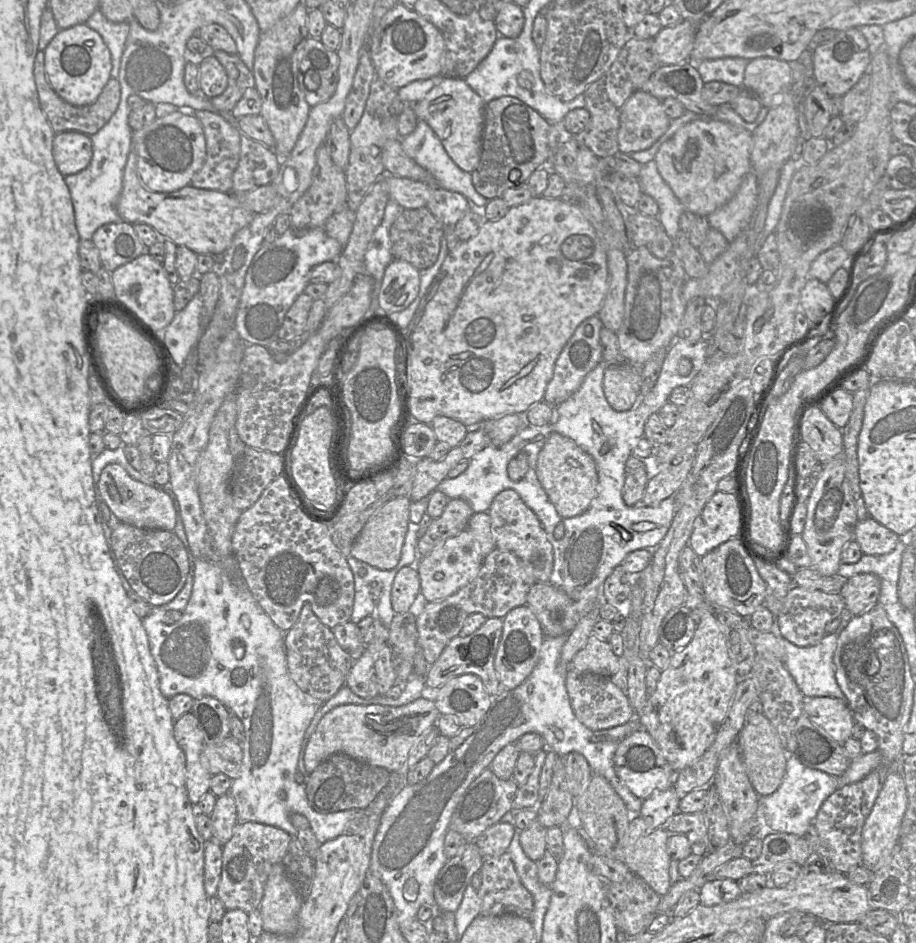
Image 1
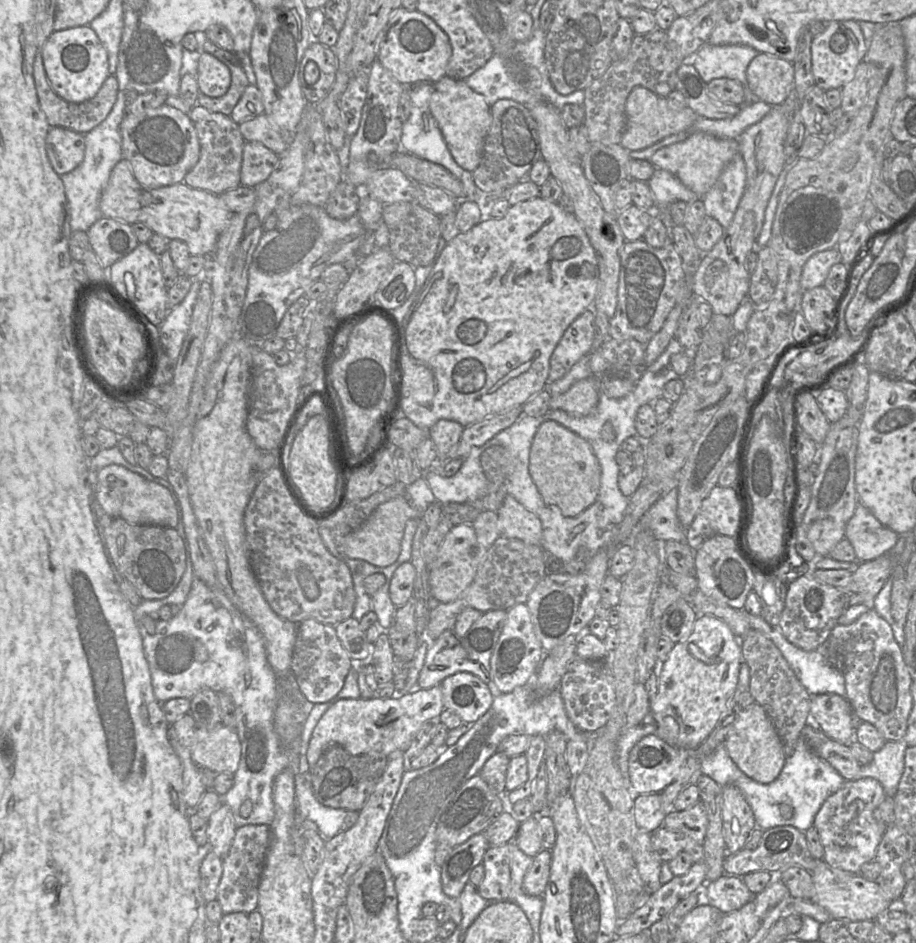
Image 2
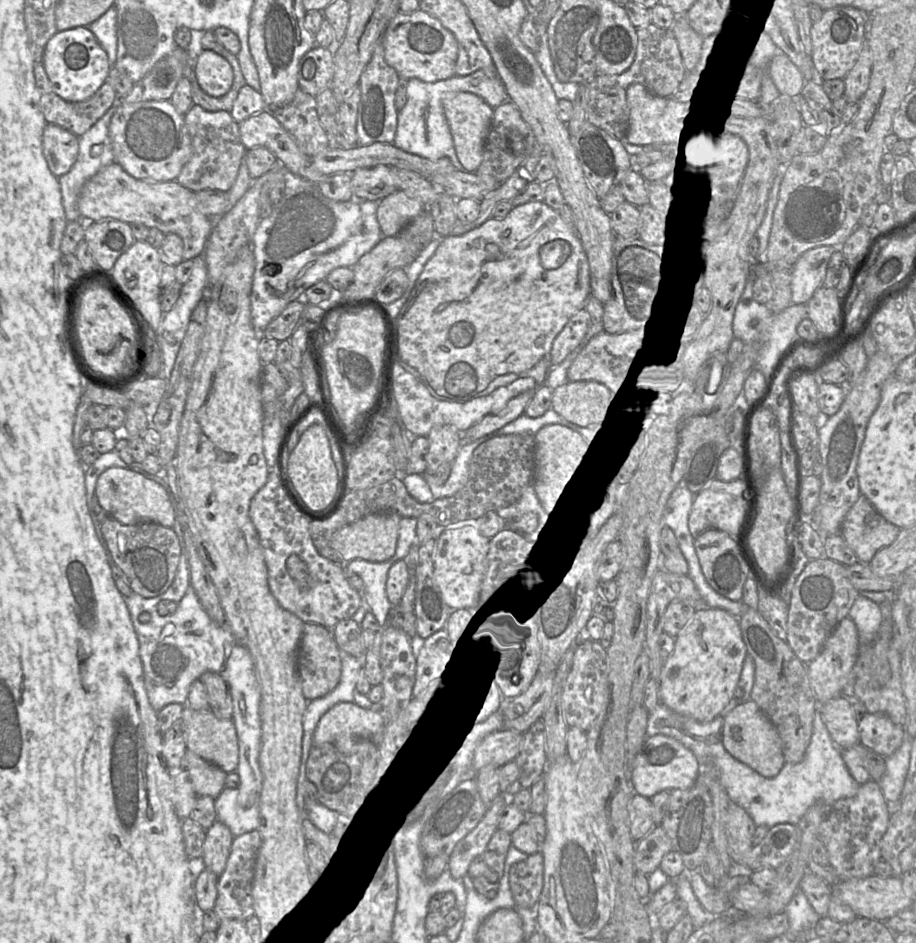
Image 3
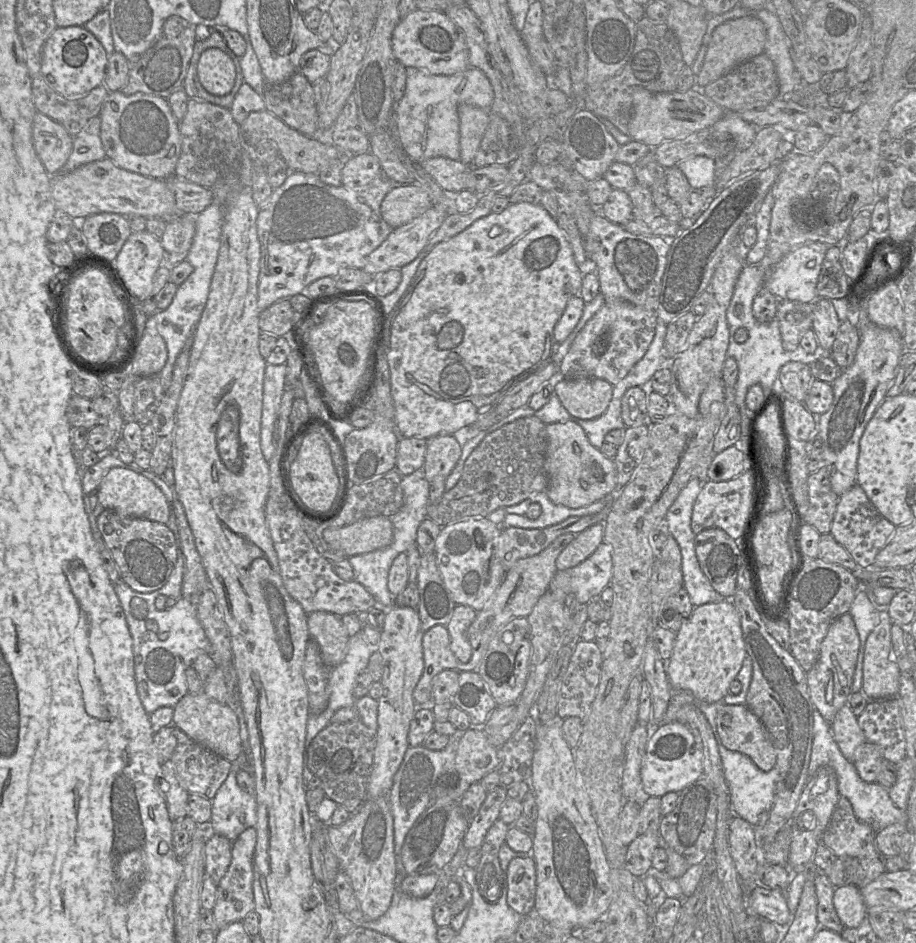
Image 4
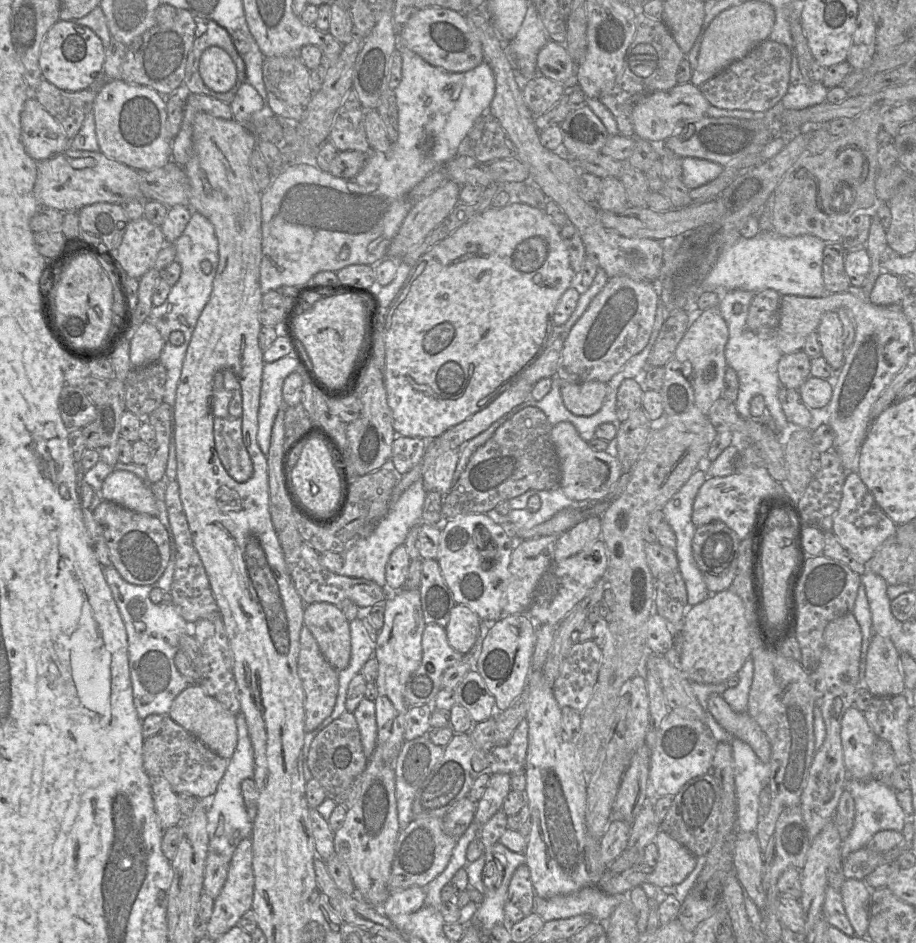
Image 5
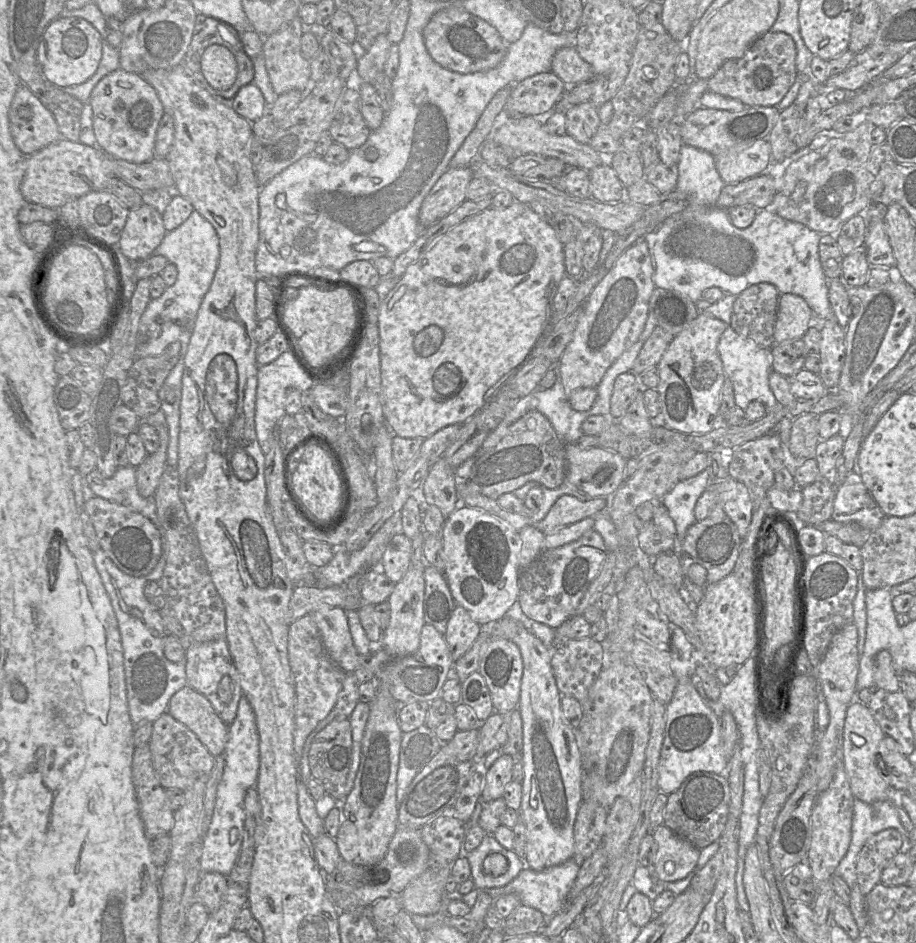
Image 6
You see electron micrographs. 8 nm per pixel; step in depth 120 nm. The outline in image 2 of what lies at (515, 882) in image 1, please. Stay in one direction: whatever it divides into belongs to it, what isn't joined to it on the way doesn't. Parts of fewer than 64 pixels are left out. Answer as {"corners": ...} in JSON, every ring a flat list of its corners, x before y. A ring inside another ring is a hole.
{"corners":[[509,843,490,846,482,861,485,876,477,890,484,899,492,903,510,901,511,869]]}

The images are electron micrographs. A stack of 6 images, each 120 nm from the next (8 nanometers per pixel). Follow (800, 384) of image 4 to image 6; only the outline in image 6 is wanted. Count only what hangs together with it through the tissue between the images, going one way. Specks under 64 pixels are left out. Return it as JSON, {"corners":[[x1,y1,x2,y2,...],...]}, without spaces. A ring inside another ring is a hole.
{"corners":[[802,338,775,343,771,348,772,370,791,377,804,368,807,349]]}

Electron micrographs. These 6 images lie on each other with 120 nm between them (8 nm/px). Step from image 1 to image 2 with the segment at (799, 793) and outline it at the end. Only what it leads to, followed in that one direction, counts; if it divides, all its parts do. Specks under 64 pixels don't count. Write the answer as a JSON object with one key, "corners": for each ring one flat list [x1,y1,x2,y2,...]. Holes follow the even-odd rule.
{"corners":[[801,736,793,755,787,757,780,775,769,784,761,784,745,775,729,756,725,744,720,745,702,760,701,772,716,781,722,788,727,785,736,786,749,803,757,827,764,831,776,826,789,825,806,832,813,827,815,817,825,800,845,783,845,779,833,766,809,752]]}

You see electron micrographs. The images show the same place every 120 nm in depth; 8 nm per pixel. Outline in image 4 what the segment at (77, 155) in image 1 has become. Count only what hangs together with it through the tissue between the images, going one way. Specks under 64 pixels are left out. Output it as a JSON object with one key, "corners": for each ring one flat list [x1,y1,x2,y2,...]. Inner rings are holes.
{"corners":[[36,112,32,126,35,152,48,174,57,174,66,164,74,137,57,121]]}

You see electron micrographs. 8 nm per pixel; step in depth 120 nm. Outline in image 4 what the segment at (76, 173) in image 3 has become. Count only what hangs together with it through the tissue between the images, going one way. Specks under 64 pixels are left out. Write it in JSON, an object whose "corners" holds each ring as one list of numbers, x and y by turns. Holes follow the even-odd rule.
{"corners":[[100,117,91,118,83,129,74,136,72,152,59,172,71,172,84,164,106,158,100,131]]}

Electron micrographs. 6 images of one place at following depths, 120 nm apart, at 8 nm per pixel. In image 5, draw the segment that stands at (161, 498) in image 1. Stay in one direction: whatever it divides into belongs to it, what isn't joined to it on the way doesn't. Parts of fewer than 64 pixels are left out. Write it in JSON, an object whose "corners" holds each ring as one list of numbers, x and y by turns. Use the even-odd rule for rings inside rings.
{"corners":[[113,469,113,471,103,481,99,494,103,500,116,503,129,510,150,516,157,515,158,508,156,497,150,486,145,485,143,481,132,472]]}

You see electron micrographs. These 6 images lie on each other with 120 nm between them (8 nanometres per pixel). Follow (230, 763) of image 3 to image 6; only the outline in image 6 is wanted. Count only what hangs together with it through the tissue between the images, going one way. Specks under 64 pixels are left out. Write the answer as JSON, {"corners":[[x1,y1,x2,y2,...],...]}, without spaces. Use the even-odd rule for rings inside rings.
{"corners":[[186,685,171,697,167,712,190,729,214,757,224,753,229,739,229,726,221,720,203,694]]}

